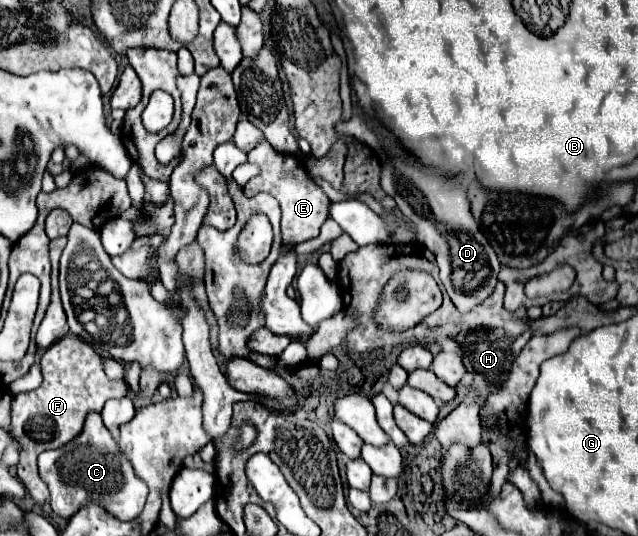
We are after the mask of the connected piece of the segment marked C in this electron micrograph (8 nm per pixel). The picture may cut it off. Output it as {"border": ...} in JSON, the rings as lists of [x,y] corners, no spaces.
{"border":[[[96,412],[88,414],[86,426],[82,434],[74,438],[74,442],[68,442],[58,450],[42,452],[38,458],[38,468],[42,480],[50,488],[52,510],[62,518],[70,518],[90,500],[100,500],[104,502],[102,506],[106,506],[118,520],[134,520],[142,512],[148,496],[146,484],[138,480],[130,462],[126,462],[126,456],[120,454],[118,444]]]}

